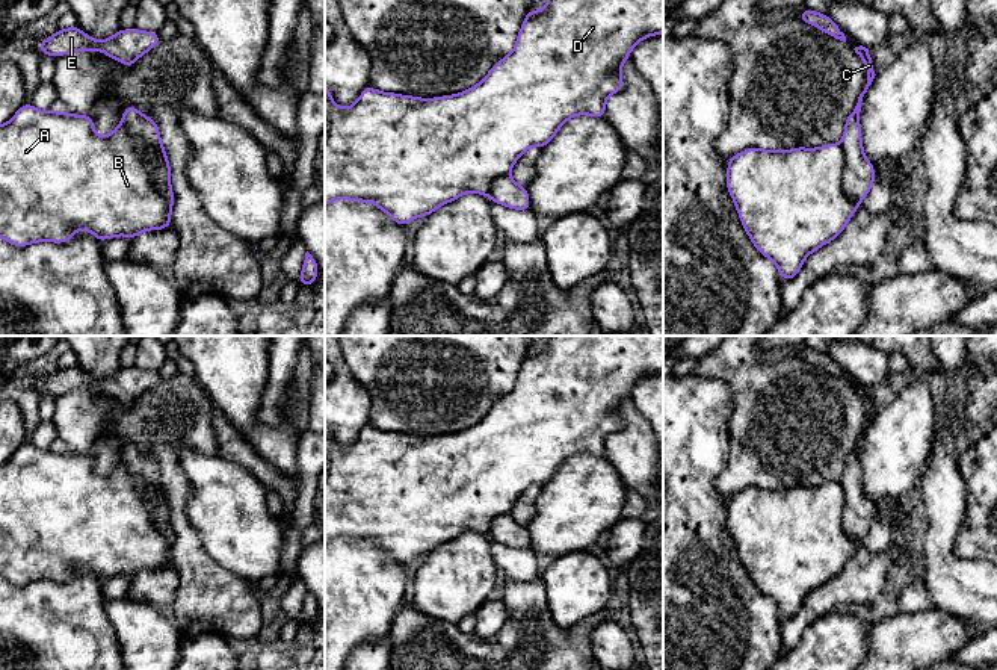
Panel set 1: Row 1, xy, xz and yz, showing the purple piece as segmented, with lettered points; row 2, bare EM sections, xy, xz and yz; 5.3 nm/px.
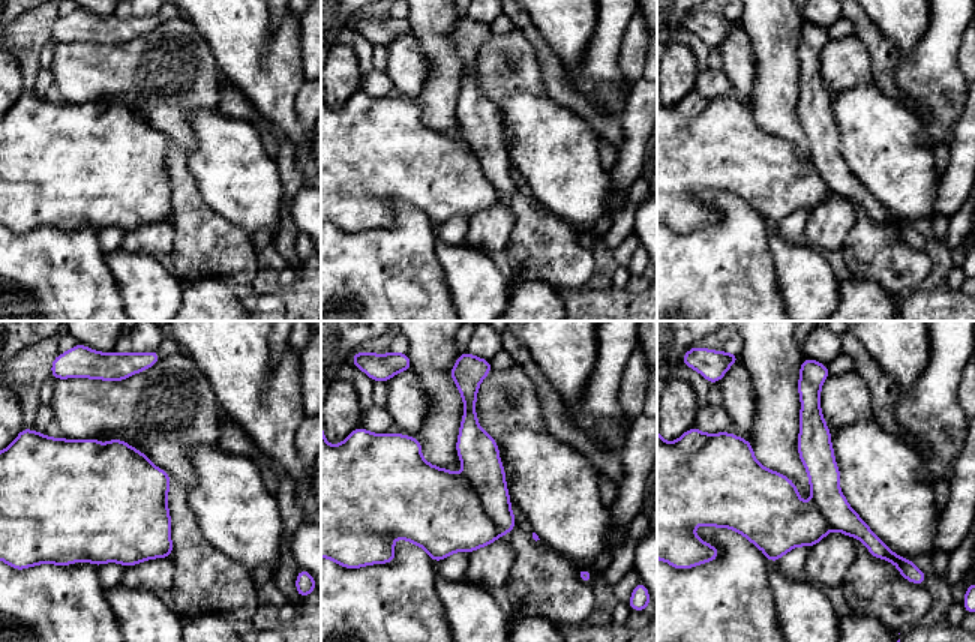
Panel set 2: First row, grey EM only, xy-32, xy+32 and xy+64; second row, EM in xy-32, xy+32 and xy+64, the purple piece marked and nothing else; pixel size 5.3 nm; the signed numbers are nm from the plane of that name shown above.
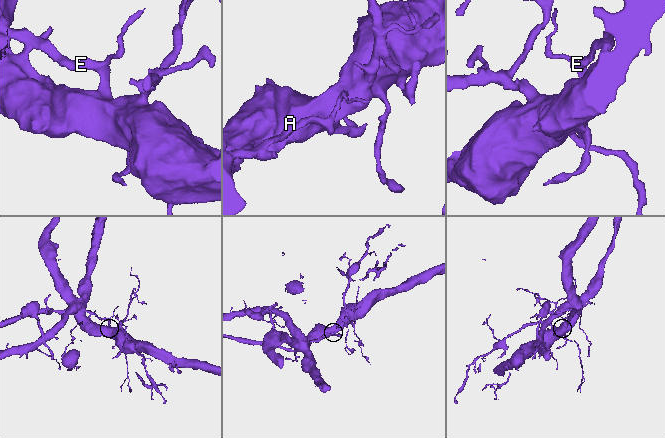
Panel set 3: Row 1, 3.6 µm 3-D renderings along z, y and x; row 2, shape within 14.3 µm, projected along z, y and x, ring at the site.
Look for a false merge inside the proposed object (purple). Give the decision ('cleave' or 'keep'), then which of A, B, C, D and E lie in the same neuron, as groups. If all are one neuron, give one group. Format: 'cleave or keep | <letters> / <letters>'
cleave | A B D / C E

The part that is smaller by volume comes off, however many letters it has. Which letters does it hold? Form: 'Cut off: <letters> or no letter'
Cut off: C, E

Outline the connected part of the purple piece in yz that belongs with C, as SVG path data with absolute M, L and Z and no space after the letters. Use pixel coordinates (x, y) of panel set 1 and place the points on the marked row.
M860 45L853 50L864 64L867 85L864 91L860 94L855 109L847 115L844 124L841 141L843 153L846 157L843 166L843 191L850 200L861 204L875 183L875 165L867 160L863 150L860 112L863 97L867 92L876 74L873 71L873 59L870 56L869 48Z

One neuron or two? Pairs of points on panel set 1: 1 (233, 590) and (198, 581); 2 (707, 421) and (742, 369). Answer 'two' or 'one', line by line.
1: one
2: two

